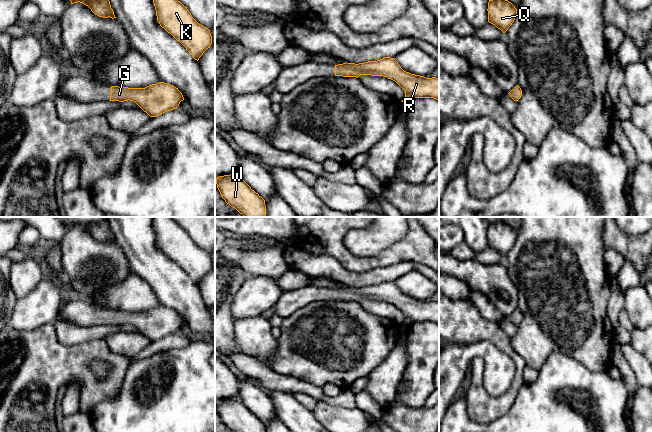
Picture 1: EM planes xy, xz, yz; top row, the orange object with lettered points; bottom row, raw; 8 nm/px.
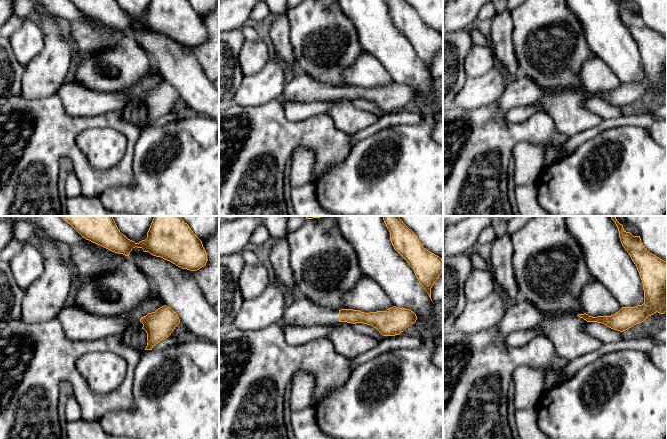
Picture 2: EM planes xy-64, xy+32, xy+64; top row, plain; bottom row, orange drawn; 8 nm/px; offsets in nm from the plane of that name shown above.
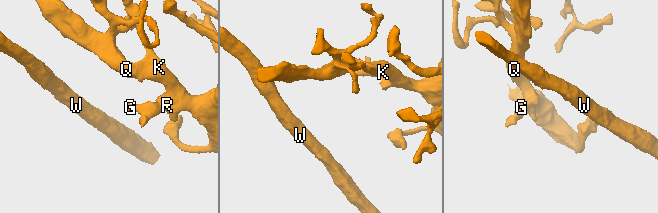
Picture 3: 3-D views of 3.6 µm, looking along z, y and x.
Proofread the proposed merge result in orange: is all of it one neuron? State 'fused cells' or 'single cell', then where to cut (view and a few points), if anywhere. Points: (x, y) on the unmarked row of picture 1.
single cell | no cut

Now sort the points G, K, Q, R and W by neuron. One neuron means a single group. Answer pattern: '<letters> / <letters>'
G K Q R W

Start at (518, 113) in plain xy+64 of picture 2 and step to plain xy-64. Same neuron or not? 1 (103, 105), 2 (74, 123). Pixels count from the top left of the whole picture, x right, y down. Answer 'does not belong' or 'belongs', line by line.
1: belongs
2: does not belong

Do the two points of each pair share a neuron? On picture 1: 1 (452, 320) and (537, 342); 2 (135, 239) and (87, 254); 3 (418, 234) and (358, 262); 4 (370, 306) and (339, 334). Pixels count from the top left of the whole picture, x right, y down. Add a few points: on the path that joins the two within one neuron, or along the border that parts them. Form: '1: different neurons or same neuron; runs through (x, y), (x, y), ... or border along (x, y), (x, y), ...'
1: different neurons; border along (510, 338), (513, 349), (522, 359)
2: different neurons; border along (116, 241), (129, 265)
3: same neuron; runs through (403, 249), (373, 262)
4: different neurons; border along (358, 301), (367, 311), (388, 319)

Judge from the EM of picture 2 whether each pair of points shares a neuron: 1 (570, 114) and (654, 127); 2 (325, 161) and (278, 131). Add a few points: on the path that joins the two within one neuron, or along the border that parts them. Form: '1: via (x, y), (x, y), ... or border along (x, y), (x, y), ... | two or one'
1: border along (603, 119), (598, 124), (582, 132) | two
2: via (318, 148), (304, 134), (291, 134) | one

